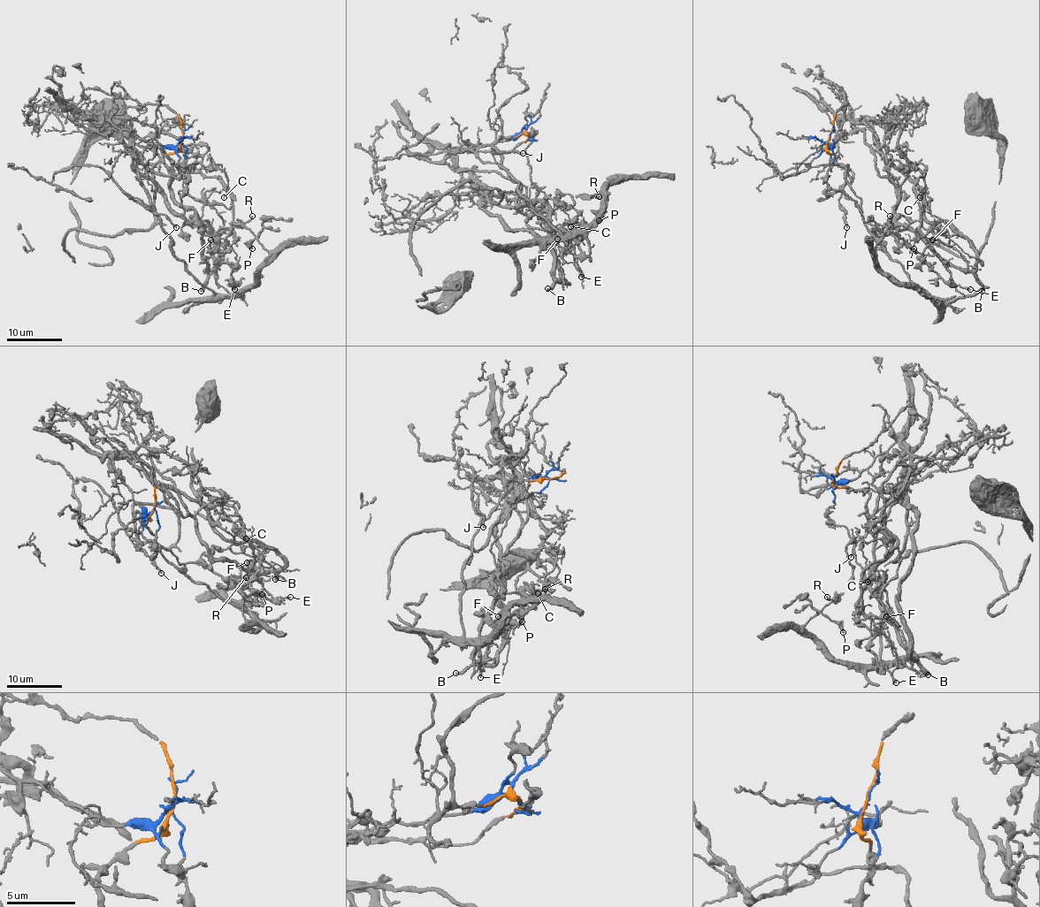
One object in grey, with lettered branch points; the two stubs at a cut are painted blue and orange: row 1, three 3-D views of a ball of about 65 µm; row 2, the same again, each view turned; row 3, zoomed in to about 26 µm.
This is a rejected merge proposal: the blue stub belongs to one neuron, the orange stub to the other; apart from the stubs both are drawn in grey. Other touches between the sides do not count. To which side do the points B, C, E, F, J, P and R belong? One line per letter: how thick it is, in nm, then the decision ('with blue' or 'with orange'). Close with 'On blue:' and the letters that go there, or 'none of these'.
B: 400 nm thick; with blue
C: 110 nm thick; with blue
E: 240 nm thick; with blue
F: 150 nm thick; with blue
J: 190 nm thick; with orange
P: 240 nm thick; with orange
R: 180 nm thick; with orange
On blue: B, C, E, F

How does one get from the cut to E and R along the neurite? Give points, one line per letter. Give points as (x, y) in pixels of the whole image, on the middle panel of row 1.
E: (529, 136), (533, 140), (535, 133), (525, 151), (531, 181), (544, 194), (548, 231), (578, 238), (581, 278)
R: (529, 136), (493, 146), (533, 209), (565, 234), (578, 234), (615, 181), (591, 196), (599, 196)

